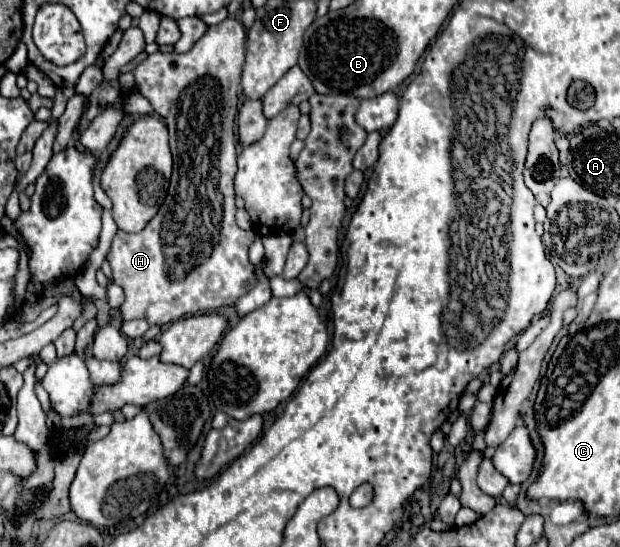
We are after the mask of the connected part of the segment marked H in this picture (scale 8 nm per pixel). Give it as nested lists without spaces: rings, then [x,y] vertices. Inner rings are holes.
[[[225,18],[221,24],[217,26],[209,26],[207,34],[185,54],[177,54],[177,52],[169,52],[169,54],[163,54],[163,52],[155,52],[155,54],[149,54],[147,60],[143,60],[135,70],[135,88],[151,102],[153,110],[157,114],[161,114],[161,118],[165,120],[167,124],[167,130],[169,130],[169,146],[171,146],[171,154],[173,154],[173,176],[171,176],[171,184],[169,184],[169,190],[167,190],[167,198],[163,202],[163,206],[159,208],[159,212],[155,214],[155,218],[137,234],[127,234],[127,232],[117,232],[115,238],[113,238],[113,244],[109,248],[109,254],[107,254],[107,260],[109,260],[112,268],[112,280],[114,283],[119,284],[123,290],[125,290],[125,302],[121,304],[121,320],[135,320],[135,318],[143,318],[147,320],[149,324],[167,324],[167,322],[173,322],[173,320],[179,320],[183,316],[191,316],[191,314],[197,314],[197,312],[213,312],[221,306],[231,306],[235,304],[241,296],[245,296],[247,292],[251,292],[257,284],[257,268],[255,264],[249,262],[249,256],[247,256],[247,250],[249,250],[249,244],[253,242],[253,234],[247,234],[245,230],[241,230],[235,222],[235,188],[233,188],[233,176],[237,174],[237,142],[235,142],[235,136],[233,136],[233,126],[235,126],[235,114],[237,114],[237,94],[239,94],[239,84],[241,84],[241,68],[243,68],[243,60],[245,60],[245,28],[241,22],[237,22],[235,18]],[[217,190],[223,194],[223,202],[217,202]],[[163,242],[169,242],[169,248],[171,248],[171,270],[169,270],[169,264],[165,262],[165,254],[163,254]]]

